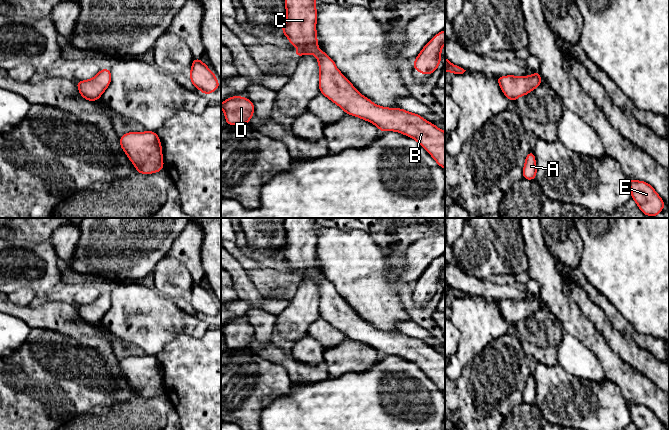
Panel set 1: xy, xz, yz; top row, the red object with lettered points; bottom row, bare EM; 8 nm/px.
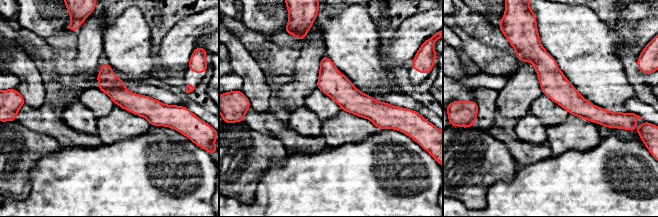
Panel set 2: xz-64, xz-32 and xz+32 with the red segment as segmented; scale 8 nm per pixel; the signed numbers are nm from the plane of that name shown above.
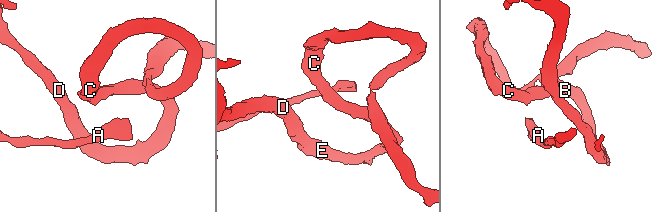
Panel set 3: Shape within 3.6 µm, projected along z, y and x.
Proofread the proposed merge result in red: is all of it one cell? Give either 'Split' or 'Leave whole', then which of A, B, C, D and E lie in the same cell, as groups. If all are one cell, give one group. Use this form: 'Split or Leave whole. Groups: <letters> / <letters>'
Leave whole. Groups: A B C D E

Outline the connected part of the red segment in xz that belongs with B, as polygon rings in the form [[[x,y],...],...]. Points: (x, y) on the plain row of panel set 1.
[[[285,218],[286,245],[281,253],[283,258],[288,261],[289,267],[299,272],[297,276],[293,276],[293,279],[300,281],[304,278],[313,278],[317,281],[319,287],[318,309],[320,317],[329,322],[336,329],[340,330],[346,338],[350,338],[373,347],[379,352],[381,356],[396,355],[415,363],[434,382],[437,388],[445,393],[445,356],[443,356],[431,346],[424,344],[423,341],[418,338],[414,338],[400,332],[386,332],[375,329],[371,324],[360,318],[351,308],[351,306],[337,293],[335,286],[329,280],[327,280],[324,275],[321,275],[318,272],[318,261],[316,257],[316,225],[316,218]]]

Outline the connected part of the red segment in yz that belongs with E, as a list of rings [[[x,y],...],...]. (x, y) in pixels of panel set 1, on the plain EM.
[[[627,404],[631,414],[631,421],[638,430],[665,430],[664,425],[647,406]]]

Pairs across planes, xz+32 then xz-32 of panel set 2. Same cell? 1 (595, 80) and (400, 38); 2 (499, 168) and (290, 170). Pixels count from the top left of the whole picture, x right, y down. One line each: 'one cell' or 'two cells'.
1: two cells
2: two cells

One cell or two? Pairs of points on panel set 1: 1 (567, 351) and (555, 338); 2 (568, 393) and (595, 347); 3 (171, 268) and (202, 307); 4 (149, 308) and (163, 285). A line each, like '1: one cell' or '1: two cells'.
1: two cells
2: two cells
3: one cell
4: two cells

